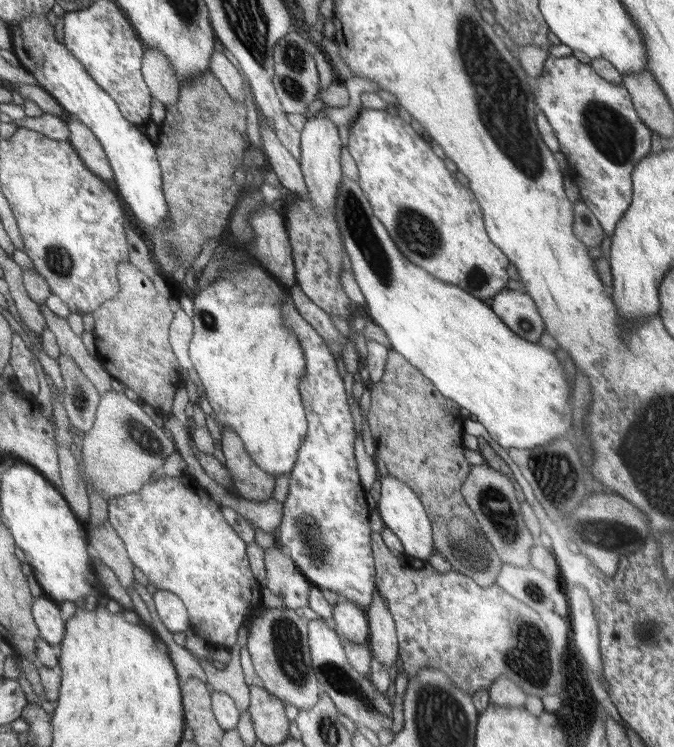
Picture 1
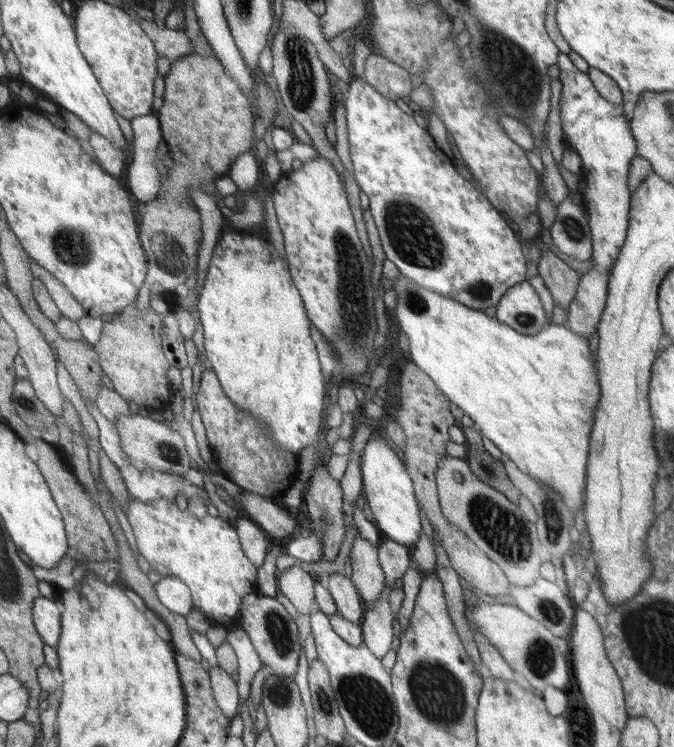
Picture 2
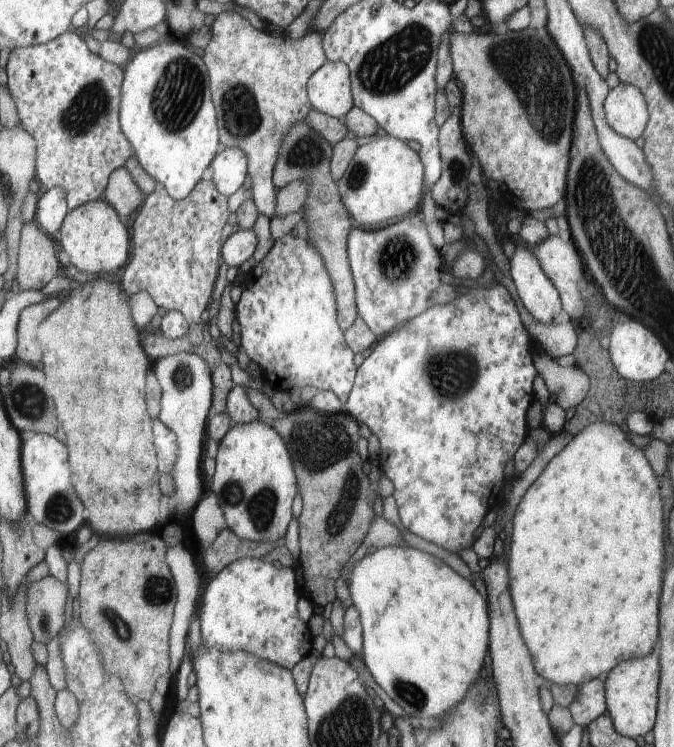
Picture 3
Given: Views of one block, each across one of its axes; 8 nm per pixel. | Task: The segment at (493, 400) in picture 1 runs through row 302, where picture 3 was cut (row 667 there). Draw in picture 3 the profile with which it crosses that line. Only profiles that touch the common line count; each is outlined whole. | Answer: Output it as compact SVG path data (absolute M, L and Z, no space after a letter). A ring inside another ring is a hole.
M388 546L376 549L375 552L359 558L349 566L348 589L352 605L357 609L362 626L361 660L373 680L383 692L403 709L407 716L415 718L441 718L448 711L455 709L464 700L470 685L473 685L483 674L483 660L488 648L488 630L491 626L491 615L487 612L486 601L473 587L473 583L455 573L447 564L429 553L413 547Z

